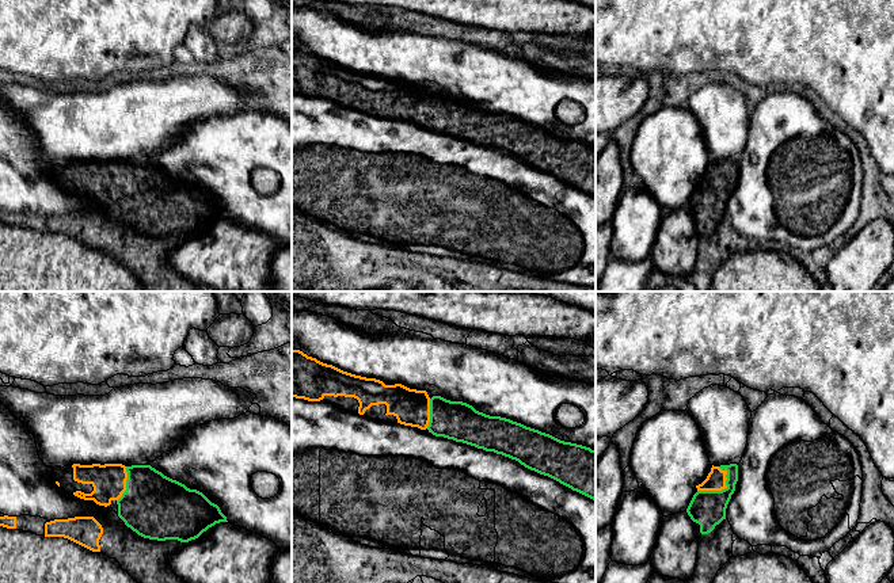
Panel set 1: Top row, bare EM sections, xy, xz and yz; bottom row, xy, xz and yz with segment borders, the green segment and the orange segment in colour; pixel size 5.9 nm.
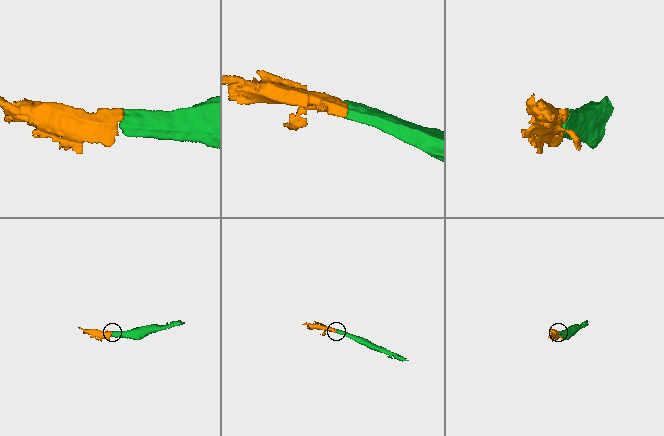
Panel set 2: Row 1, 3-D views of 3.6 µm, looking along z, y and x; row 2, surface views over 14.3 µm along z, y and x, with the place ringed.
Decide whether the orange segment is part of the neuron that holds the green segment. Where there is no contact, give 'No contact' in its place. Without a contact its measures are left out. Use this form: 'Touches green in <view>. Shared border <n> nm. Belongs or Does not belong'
Touches green in yz. Shared border 220 nm. Belongs

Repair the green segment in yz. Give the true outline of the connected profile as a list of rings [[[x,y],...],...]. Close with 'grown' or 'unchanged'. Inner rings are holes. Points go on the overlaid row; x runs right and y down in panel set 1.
[[[720,465],[711,468],[707,479],[696,485],[697,492],[693,495],[686,512],[691,519],[700,525],[700,533],[708,534],[711,533],[716,525],[719,525],[723,519],[726,519],[726,508],[731,499],[731,495],[735,491],[735,484],[738,481],[738,465]]]; grown

